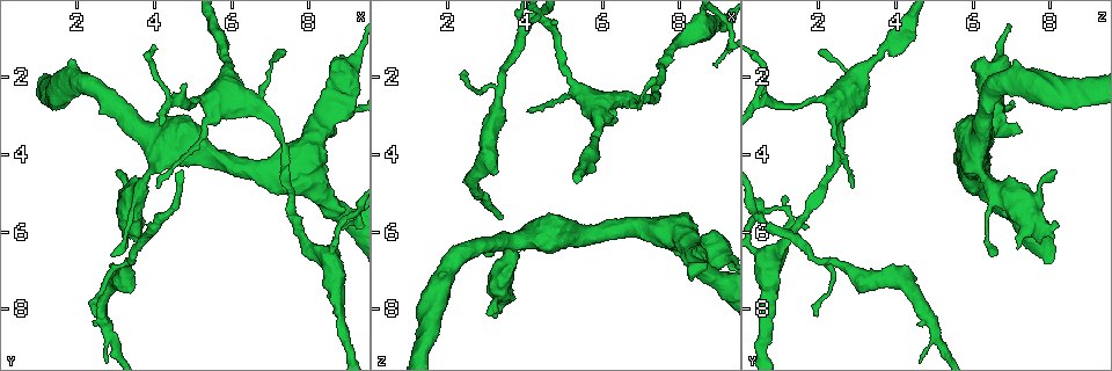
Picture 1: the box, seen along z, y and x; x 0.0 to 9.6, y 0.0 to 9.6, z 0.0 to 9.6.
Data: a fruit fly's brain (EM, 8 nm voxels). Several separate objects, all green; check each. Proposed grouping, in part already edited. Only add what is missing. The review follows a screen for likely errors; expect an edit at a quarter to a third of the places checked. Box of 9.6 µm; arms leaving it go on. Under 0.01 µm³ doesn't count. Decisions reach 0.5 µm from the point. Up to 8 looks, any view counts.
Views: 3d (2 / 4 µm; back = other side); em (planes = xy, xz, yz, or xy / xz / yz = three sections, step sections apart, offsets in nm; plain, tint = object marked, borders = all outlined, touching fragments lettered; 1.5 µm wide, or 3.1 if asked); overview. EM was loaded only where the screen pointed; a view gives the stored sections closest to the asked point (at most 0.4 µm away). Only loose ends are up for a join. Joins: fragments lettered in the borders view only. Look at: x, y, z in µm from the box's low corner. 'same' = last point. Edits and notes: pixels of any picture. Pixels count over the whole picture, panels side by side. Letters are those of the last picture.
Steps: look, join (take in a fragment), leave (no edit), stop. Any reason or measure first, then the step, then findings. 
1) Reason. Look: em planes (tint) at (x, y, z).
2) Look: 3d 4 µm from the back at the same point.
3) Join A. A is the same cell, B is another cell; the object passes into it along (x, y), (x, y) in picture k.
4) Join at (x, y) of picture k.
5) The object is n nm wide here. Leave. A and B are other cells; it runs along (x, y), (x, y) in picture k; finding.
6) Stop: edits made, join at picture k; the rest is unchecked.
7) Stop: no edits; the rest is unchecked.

An open end. Look: em xy step 8 (tint) at (3.10, 4.45, 8.20).

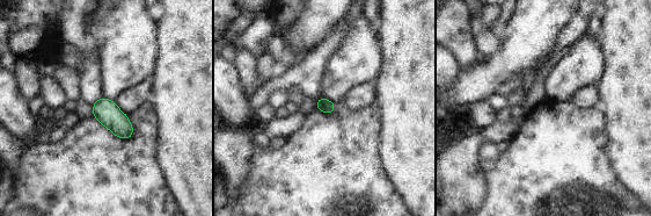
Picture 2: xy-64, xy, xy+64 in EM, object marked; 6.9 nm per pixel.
Look: em xy step 8 (borders) at the same point.

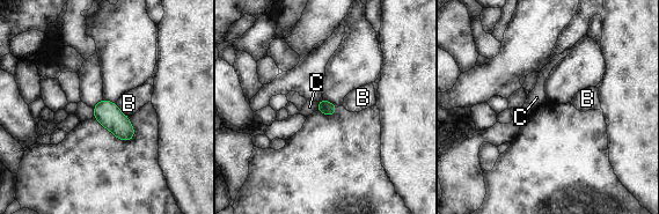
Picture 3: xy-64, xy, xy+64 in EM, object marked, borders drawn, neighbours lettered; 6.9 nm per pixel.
The longest contact is with B, 130 nm. Leave. B and C are other cells; none of them fits.

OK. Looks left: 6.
An open end. Look: 3d 4 µm from the back at (2.45, 8.10, 1.90).

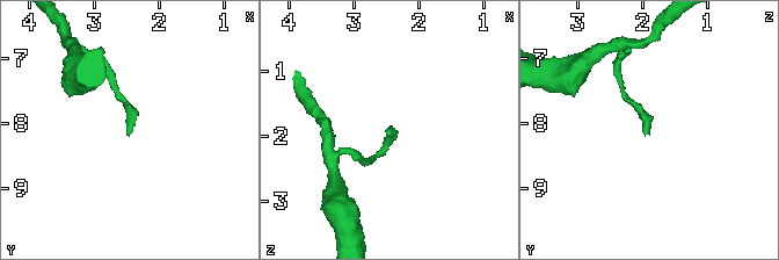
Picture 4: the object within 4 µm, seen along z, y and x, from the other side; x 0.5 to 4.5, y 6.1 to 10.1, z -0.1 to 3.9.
Look: em planes (plain) at (2.50, 8.20, 1.95).

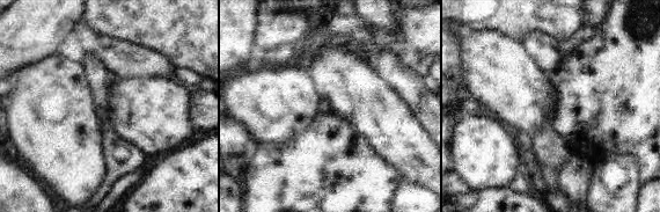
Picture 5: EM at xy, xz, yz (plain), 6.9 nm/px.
What lies round it. Look: em planes (borders) at the same point.

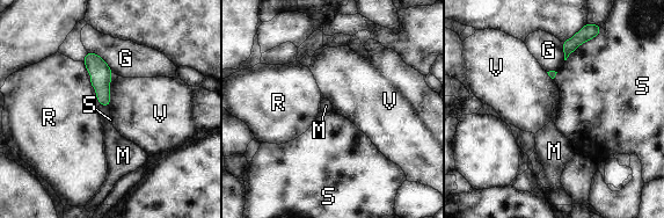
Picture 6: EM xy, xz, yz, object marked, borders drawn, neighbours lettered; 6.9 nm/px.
The object is 100 nm wide here. Join M. M is the same cell, G, R, S and V are other cells; the object passes into it along (101, 73), (104, 106), (112, 139) in picture 6; the neuron continues.

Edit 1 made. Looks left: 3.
Look: em planes (borders) at (7.35, 1.35, 2.15).

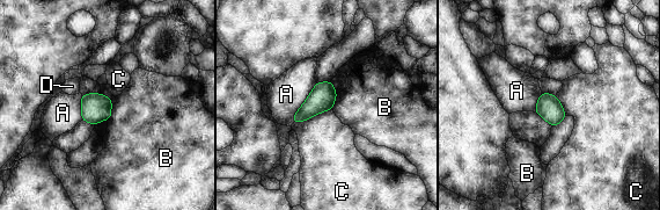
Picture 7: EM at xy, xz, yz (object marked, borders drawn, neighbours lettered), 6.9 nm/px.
Leave. A, B, C and D are other cells; a border runs along (331, 108), (293, 124) in picture 7; no lettered fragment goes on from it.

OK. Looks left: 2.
Stop: edits made, join at picture 6; the rest is unchecked.

